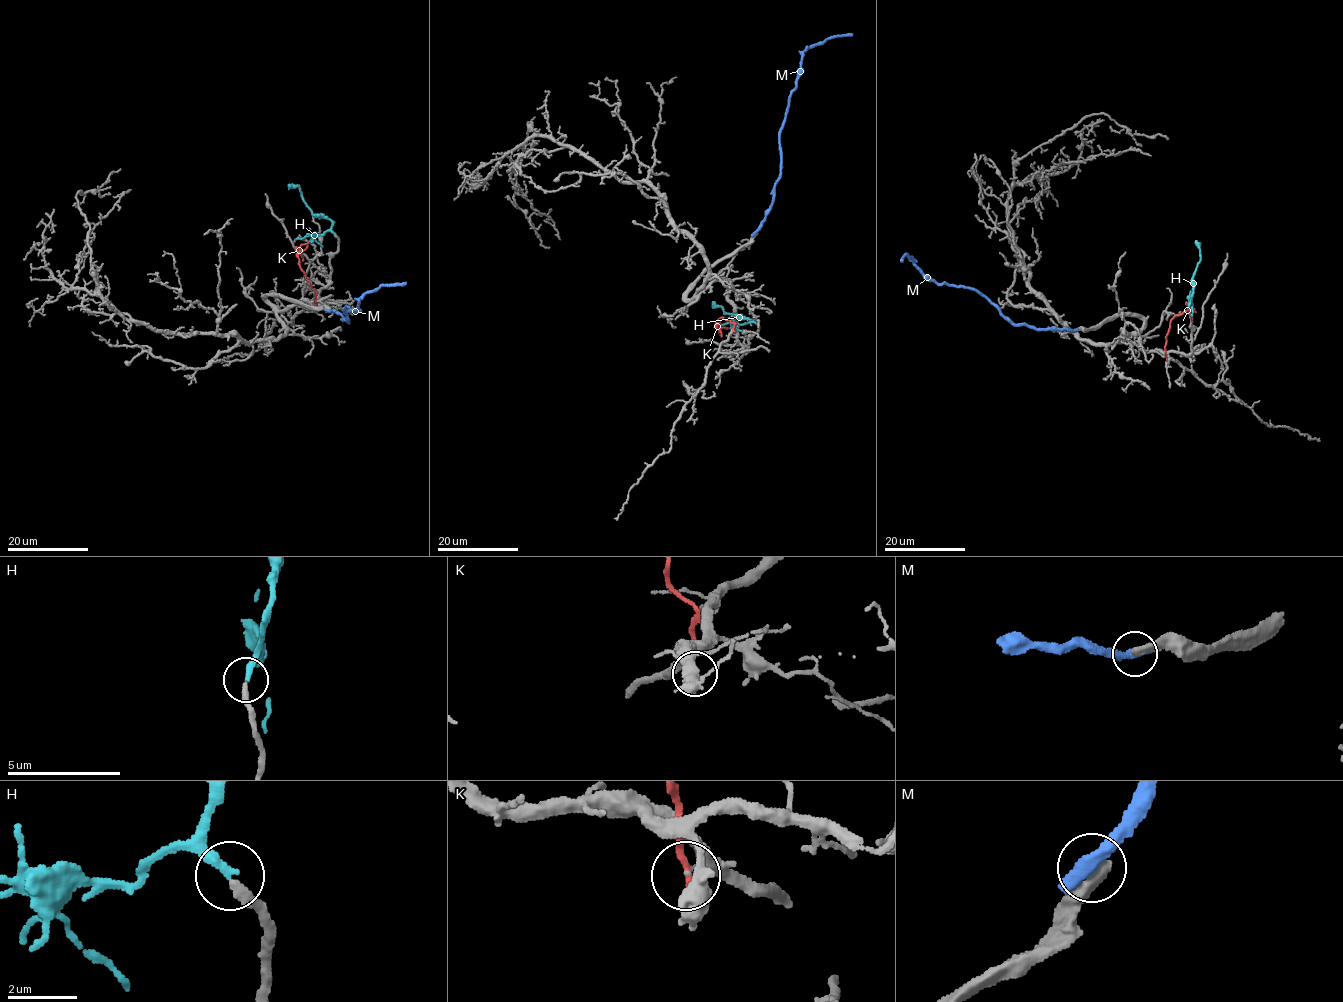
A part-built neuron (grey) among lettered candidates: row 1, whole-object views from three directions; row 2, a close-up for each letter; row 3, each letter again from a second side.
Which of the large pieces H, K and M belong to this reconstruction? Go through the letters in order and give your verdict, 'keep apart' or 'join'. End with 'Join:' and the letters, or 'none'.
H: keep apart
K: keep apart
M: keep apart
Join: none

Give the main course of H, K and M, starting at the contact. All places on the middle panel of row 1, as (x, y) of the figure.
H: (755, 322), (733, 313), (724, 313), (721, 306), (712, 301)
K: (733, 331), (734, 323), (731, 320), (723, 317), (718, 320), (717, 326), (728, 327)
M: (755, 233), (771, 206), (773, 188), (780, 173), (779, 130), (804, 52), (828, 37), (852, 33)

